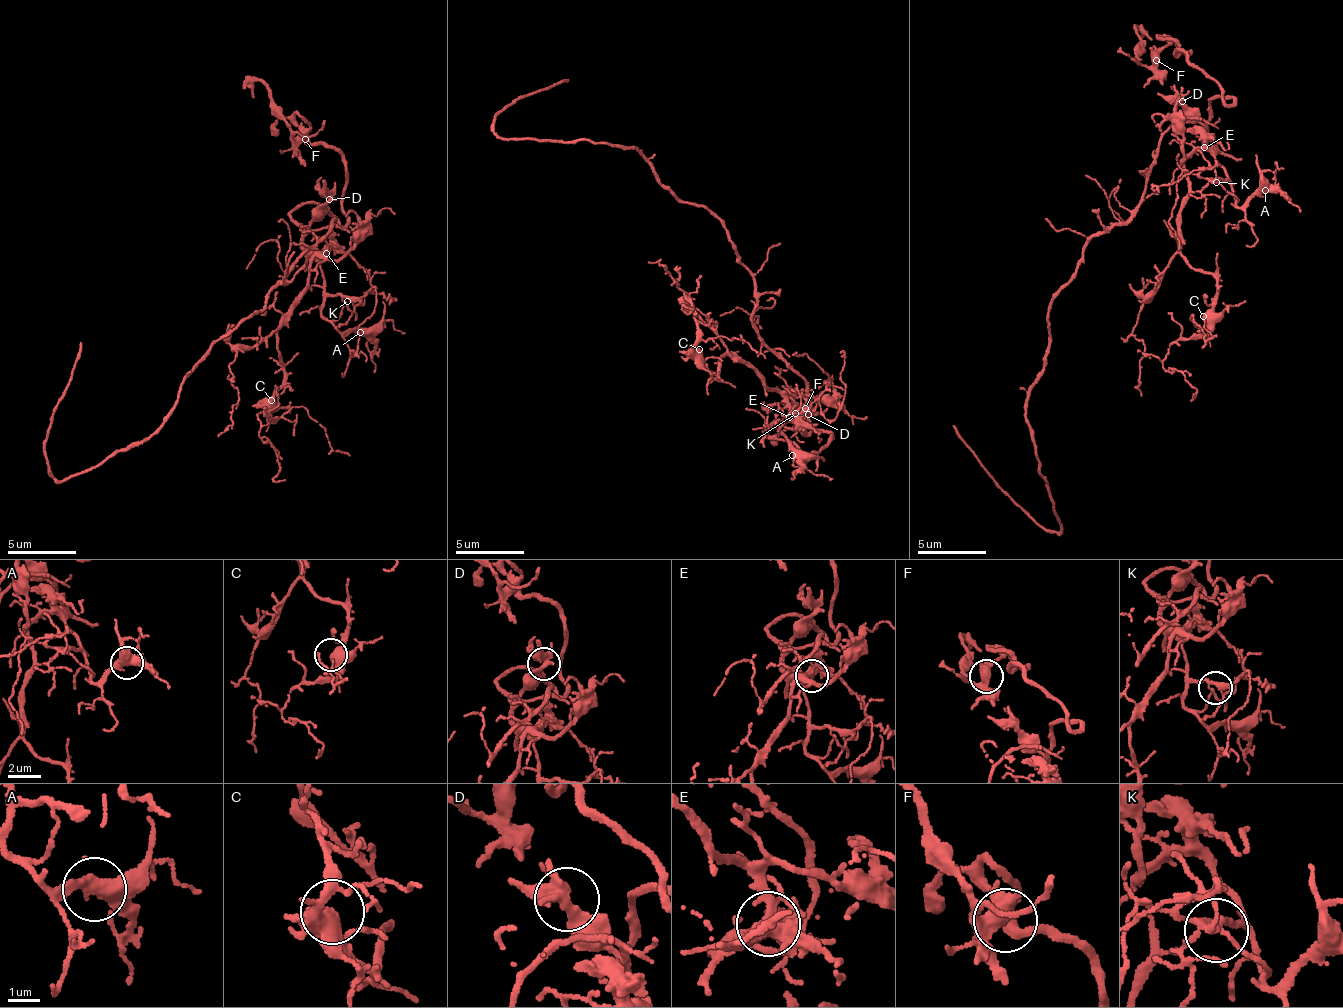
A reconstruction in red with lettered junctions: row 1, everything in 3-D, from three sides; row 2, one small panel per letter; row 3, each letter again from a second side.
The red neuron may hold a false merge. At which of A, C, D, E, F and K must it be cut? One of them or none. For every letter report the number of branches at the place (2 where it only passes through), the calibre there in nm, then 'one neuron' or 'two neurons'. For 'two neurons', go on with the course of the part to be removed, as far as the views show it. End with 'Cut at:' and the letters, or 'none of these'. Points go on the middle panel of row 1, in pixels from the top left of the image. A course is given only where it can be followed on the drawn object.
A: branches 5; calibre 400 nm; one neuron
C: branches 6; calibre 380 nm; one neuron
D: branches 4; calibre 380 nm; one neuron
E: branches 7; calibre 440 nm; one neuron
F: branches 4; calibre 360 nm; one neuron
K: branches 5; calibre 240 nm; one neuron
Cut at: none of these

